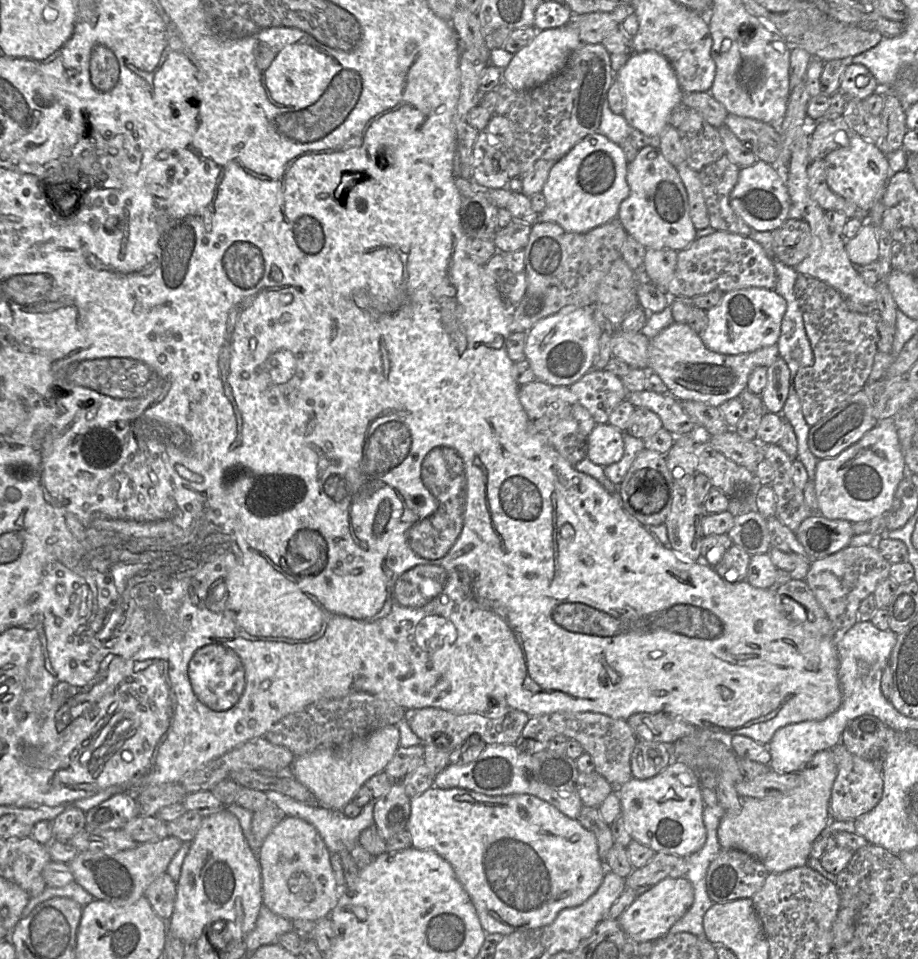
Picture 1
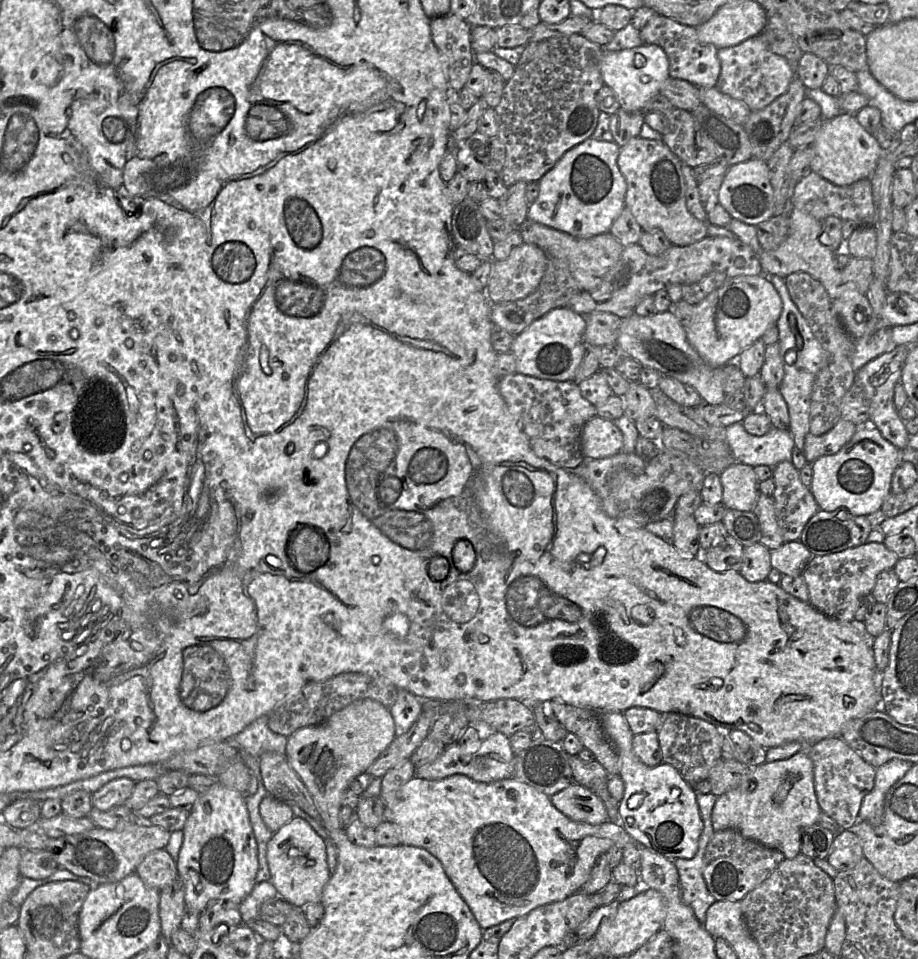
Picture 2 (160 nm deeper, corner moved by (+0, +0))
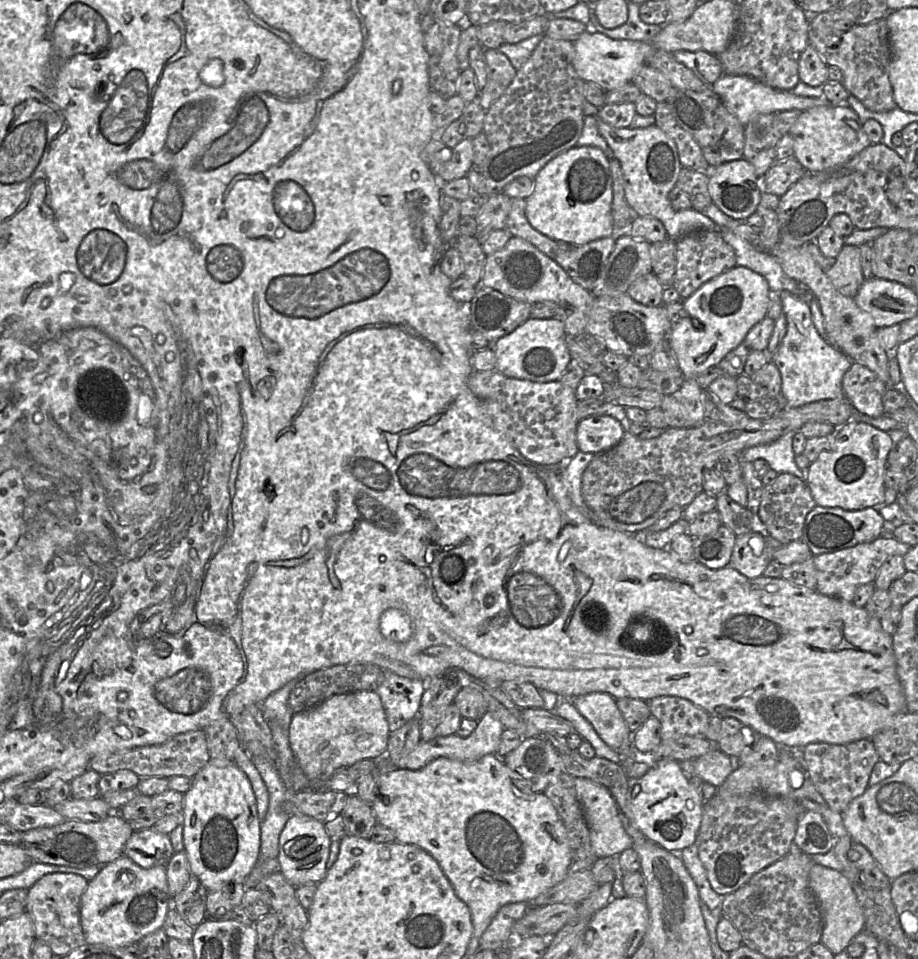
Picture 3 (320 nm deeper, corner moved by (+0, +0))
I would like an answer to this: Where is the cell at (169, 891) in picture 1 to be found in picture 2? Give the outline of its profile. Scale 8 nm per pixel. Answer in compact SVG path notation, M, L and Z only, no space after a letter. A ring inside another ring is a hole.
M166 848L156 849L146 855L138 865L136 873L146 885L162 891L176 880L177 862Z

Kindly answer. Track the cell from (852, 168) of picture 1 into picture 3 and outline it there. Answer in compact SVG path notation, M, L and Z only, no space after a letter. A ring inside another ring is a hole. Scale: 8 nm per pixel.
M824 105L802 111L788 132L794 140L794 157L807 172L831 171L871 145L856 112L845 105Z

